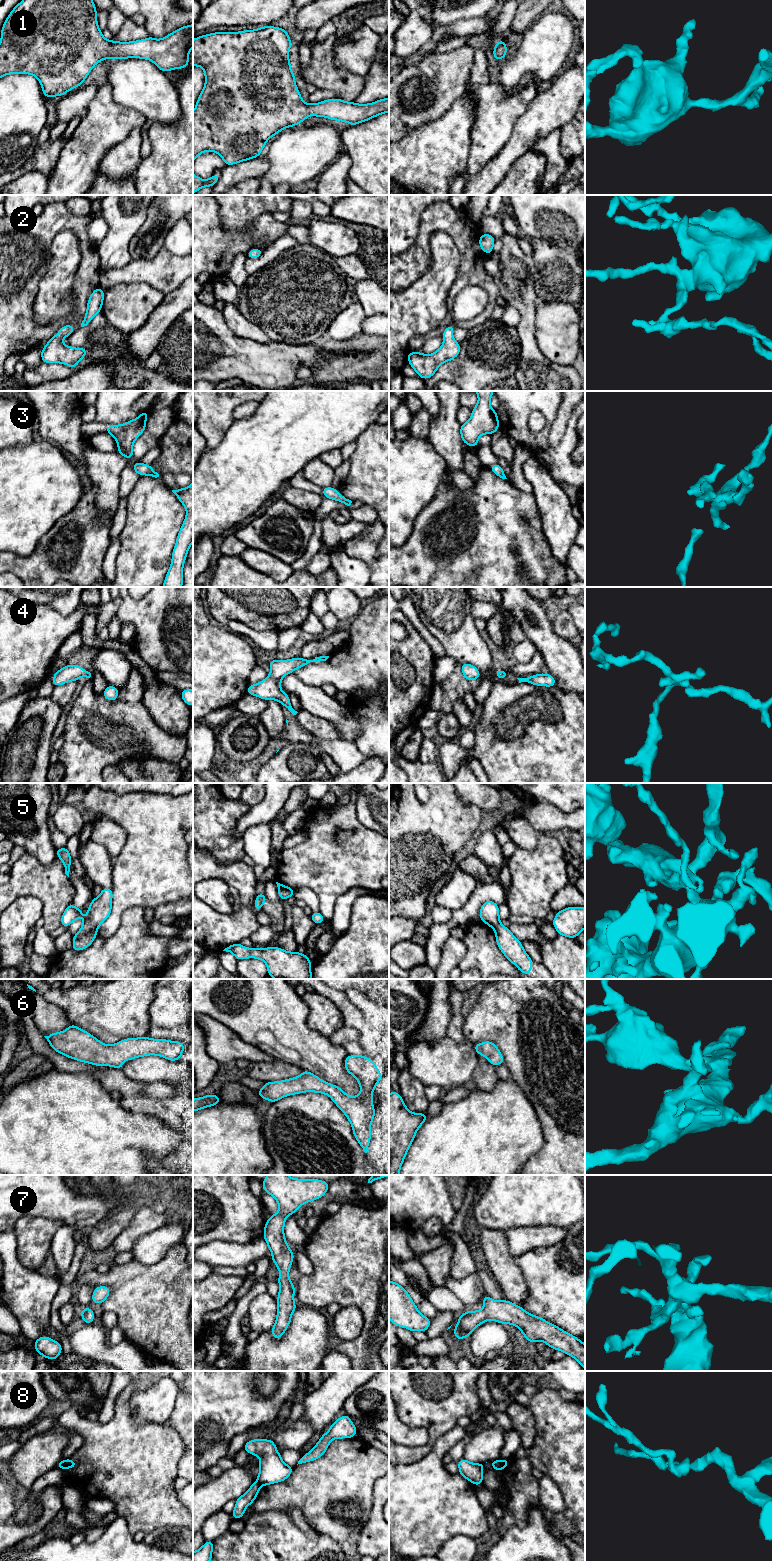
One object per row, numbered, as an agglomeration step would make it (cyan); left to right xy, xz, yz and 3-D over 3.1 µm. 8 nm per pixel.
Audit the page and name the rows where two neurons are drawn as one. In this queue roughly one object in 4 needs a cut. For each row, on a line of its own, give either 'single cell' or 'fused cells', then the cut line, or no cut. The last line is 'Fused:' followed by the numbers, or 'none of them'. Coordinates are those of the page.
1: single cell | no cut
2: single cell | no cut
3: single cell | no cut
4: single cell | no cut
5: fused cells | xy (82, 926), (84, 929), (96, 931)
6: single cell | no cut
7: single cell | no cut
8: fused cells | yz (500, 1460), (501, 1468)
Fused: 5, 8

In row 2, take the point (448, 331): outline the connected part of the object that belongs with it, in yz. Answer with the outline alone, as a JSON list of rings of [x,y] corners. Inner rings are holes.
[[[450,325],[443,331],[444,341],[442,346],[430,355],[409,351],[407,359],[419,377],[424,380],[432,377],[440,365],[459,355],[461,346],[452,336],[454,329],[455,325]]]

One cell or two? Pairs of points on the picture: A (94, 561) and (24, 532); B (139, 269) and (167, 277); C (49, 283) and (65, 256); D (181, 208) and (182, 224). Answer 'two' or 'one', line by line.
A: two
B: one
C: one
D: two

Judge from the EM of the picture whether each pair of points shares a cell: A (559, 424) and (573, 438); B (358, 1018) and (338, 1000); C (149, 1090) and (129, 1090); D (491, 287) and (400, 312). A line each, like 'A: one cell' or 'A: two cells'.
A: two cells
B: one cell
C: two cells
D: two cells

